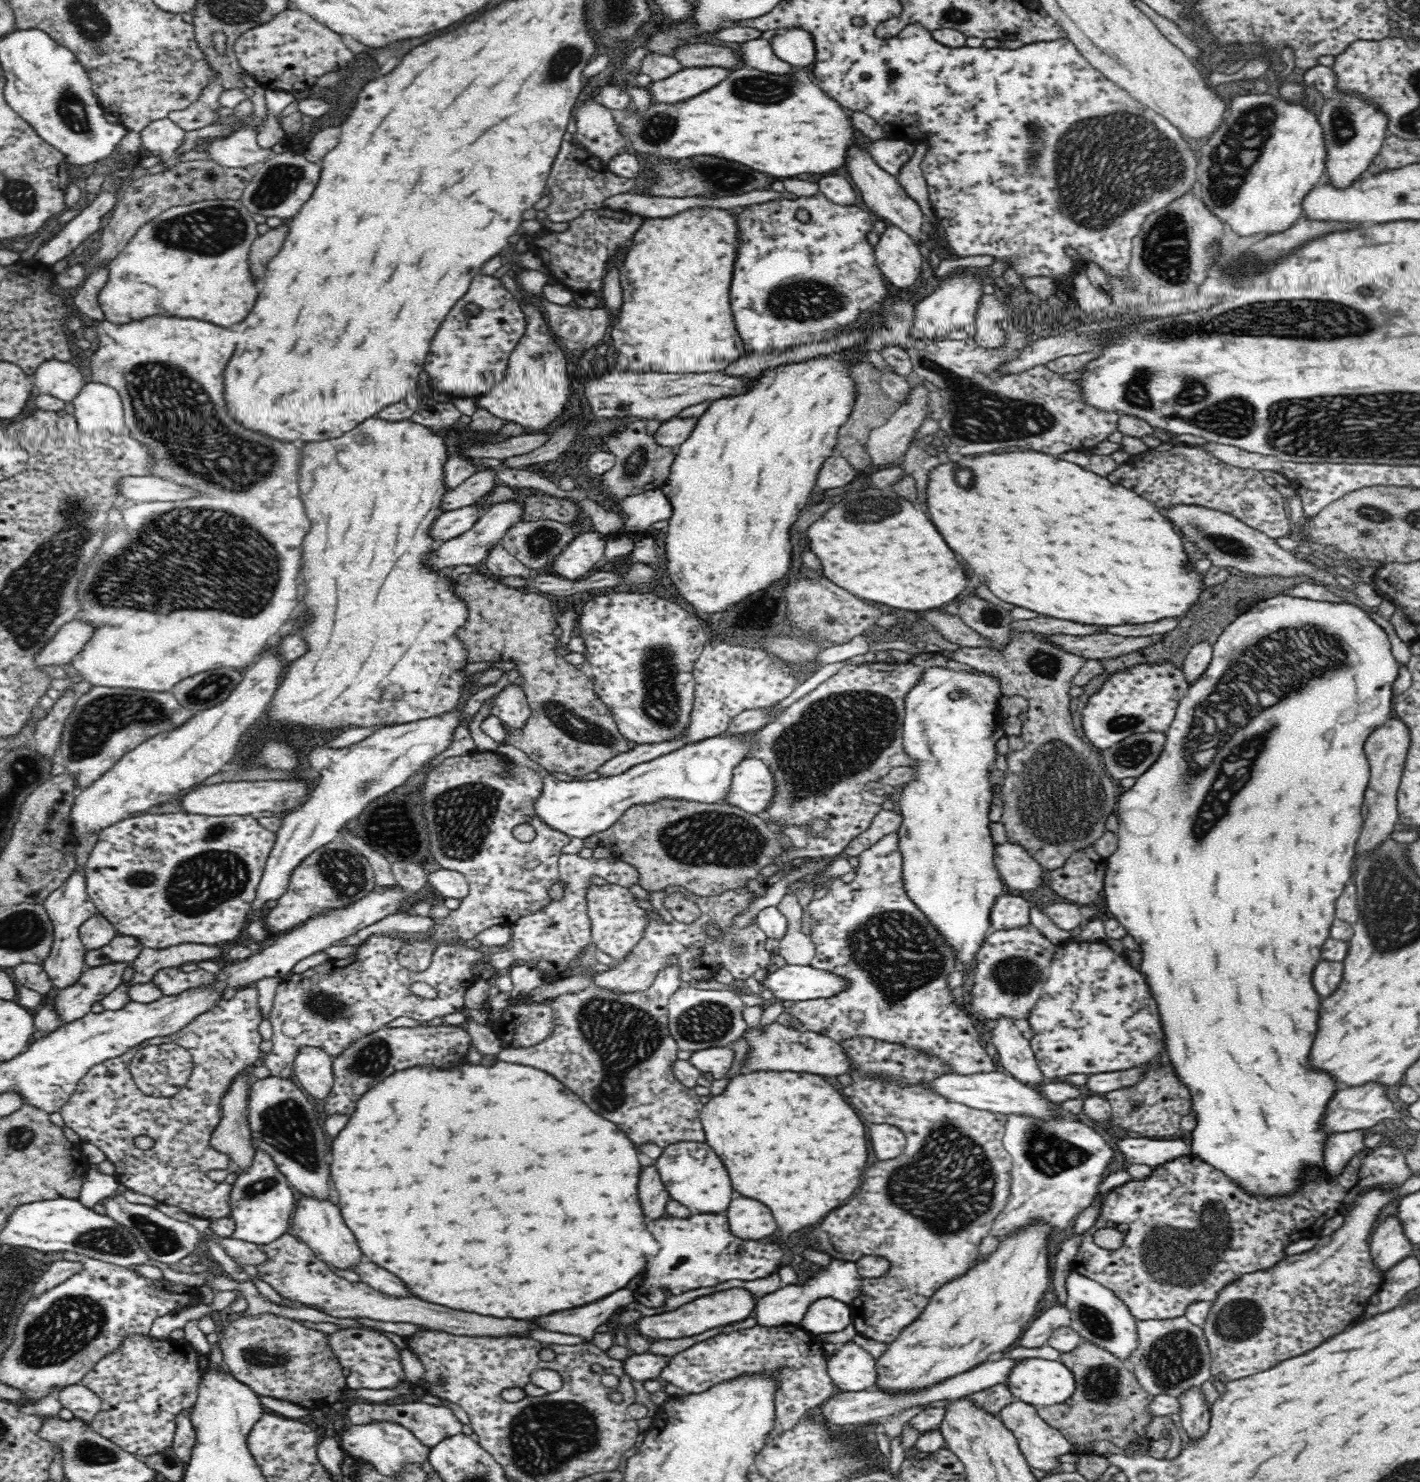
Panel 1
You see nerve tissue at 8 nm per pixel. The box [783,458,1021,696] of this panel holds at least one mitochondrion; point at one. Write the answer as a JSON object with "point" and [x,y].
{"point":[867,508]}

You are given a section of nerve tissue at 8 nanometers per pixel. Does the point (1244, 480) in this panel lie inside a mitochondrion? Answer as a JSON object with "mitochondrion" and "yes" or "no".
{"mitochondrion":"no"}

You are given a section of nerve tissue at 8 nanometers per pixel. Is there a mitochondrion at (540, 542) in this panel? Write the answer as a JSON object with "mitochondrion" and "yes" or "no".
{"mitochondrion":"yes"}

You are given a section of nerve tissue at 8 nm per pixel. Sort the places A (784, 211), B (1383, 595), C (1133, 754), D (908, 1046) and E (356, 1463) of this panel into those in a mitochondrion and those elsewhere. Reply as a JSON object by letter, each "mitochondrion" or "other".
{"A":"other","B":"other","C":"mitochondrion","D":"other","E":"other"}

